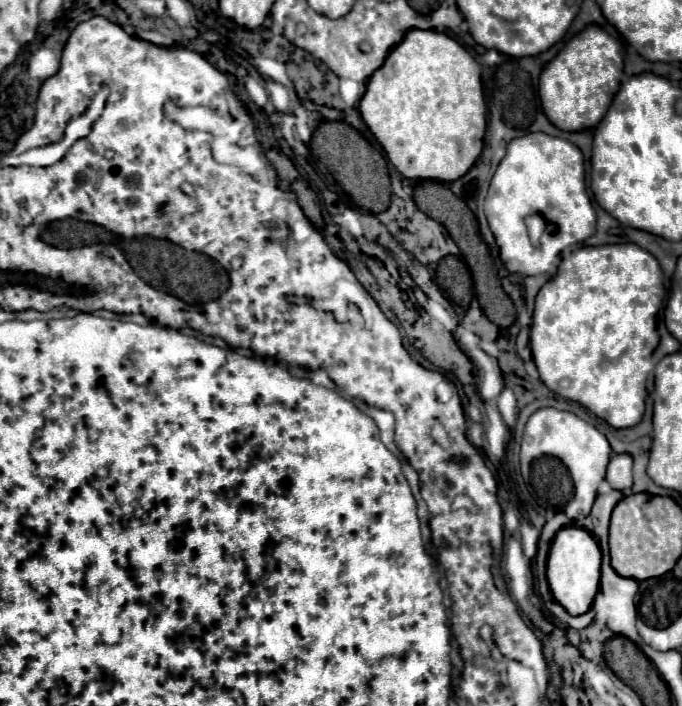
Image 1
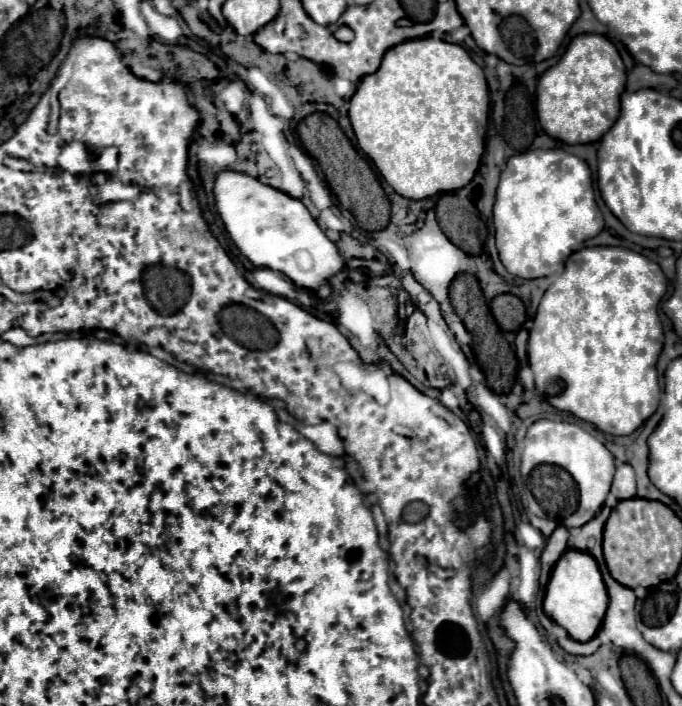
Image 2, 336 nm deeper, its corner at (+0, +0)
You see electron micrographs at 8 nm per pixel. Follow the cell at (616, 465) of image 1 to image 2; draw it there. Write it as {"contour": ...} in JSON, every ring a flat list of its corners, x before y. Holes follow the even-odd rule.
{"contour":[[619,463,617,473,614,474,610,488,610,496,614,496,617,501,633,499,635,497,635,471,629,463]]}

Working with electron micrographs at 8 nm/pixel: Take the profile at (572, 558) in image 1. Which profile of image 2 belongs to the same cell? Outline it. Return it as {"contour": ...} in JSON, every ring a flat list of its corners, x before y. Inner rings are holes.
{"contour":[[565,551,565,555,561,555,561,559,551,571,551,579,543,601,545,615,549,615,557,625,561,625,571,639,585,643,597,635,607,611,607,603,607,589,595,559,583,551]]}

